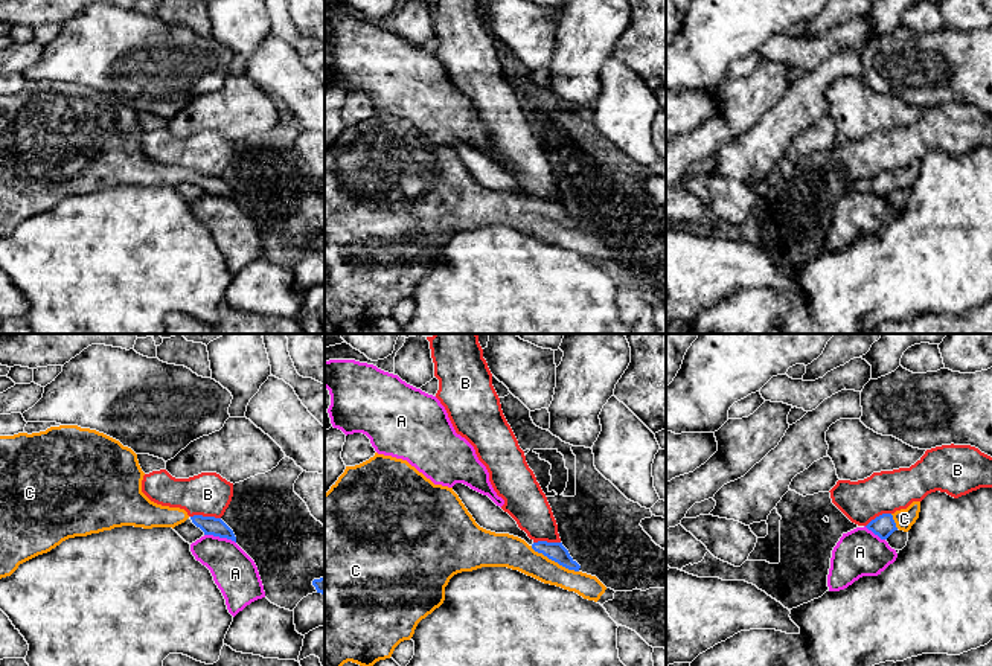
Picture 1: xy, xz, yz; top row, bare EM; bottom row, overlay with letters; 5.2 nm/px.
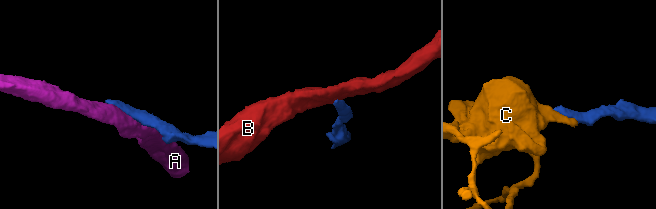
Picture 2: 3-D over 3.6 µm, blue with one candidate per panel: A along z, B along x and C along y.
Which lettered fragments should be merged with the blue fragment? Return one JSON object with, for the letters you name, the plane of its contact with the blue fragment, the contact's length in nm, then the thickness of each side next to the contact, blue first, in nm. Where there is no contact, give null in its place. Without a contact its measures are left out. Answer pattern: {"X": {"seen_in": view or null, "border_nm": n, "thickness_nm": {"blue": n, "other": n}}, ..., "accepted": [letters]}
{"C": {"seen_in": "xz", "border_nm": 300, "thickness_nm": {"blue": 100, "other": 170}}, "accepted": ["C"]}

